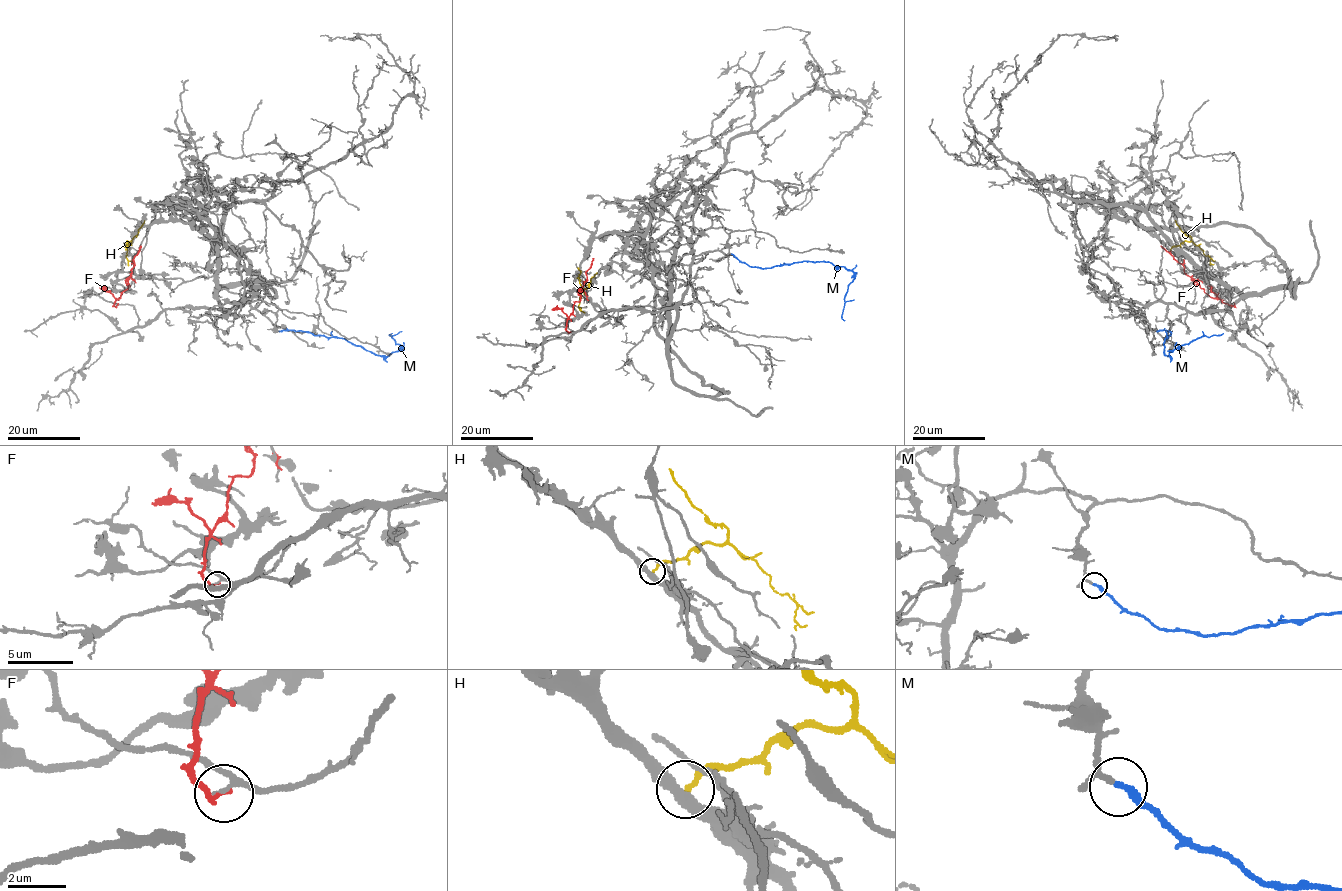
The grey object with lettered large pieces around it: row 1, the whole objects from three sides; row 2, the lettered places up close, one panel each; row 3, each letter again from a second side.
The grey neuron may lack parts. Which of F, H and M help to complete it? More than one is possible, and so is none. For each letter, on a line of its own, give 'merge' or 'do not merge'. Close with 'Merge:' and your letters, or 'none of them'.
F: do not merge
H: do not merge
M: merge
Merge: M

